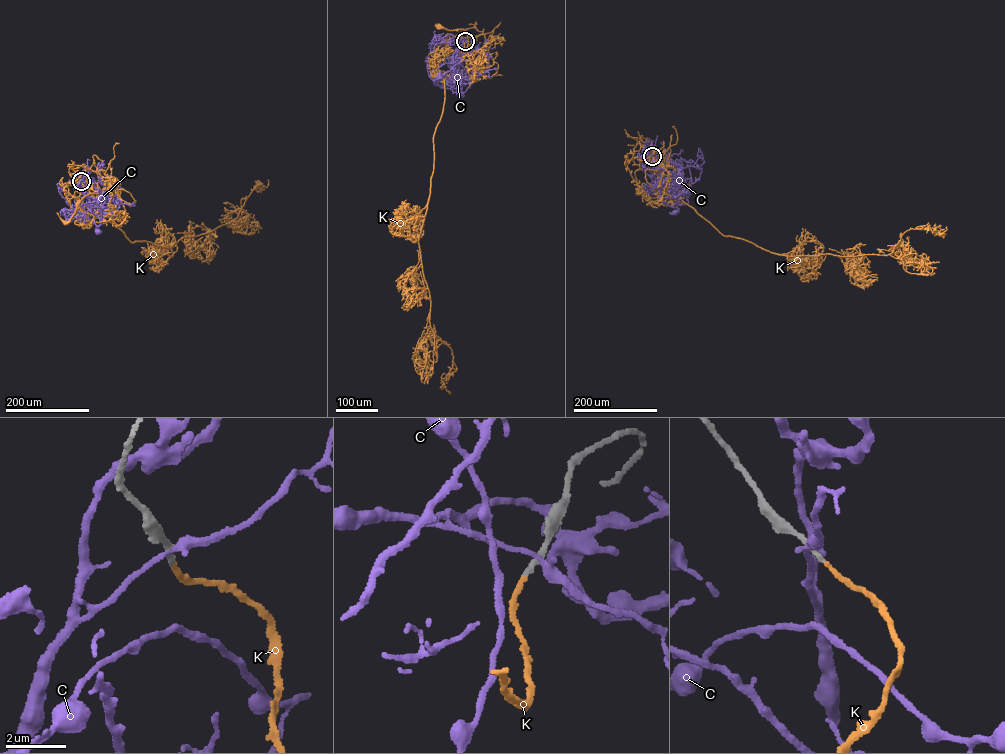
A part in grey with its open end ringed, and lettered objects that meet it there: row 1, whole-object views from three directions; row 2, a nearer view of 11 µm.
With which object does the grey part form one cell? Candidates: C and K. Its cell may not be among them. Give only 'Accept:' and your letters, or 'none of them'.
Accept: K

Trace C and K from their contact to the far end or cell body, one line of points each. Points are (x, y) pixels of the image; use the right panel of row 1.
C: (652, 156), (661, 200), (678, 209), (675, 212)
K: (652, 156), (656, 170), (662, 169), (637, 169), (638, 193)

